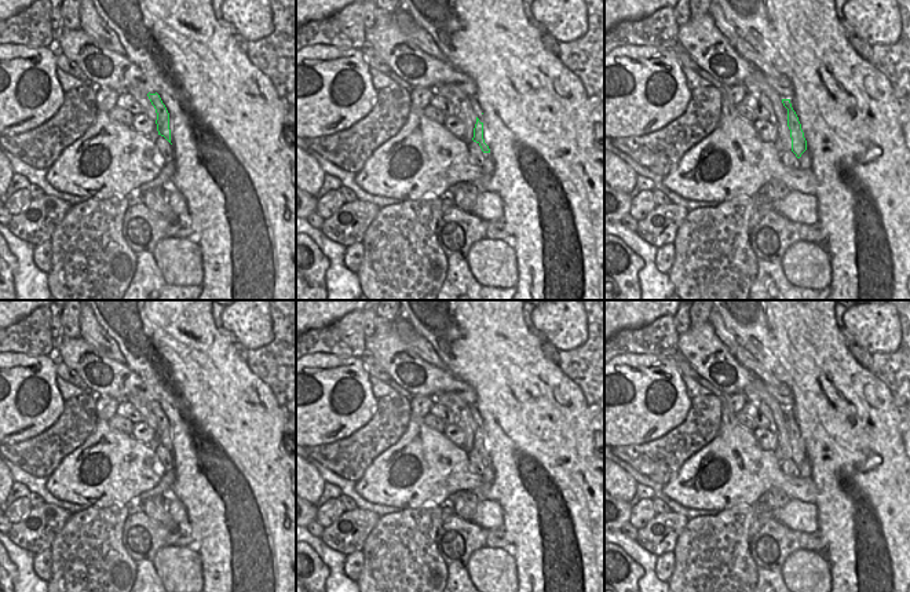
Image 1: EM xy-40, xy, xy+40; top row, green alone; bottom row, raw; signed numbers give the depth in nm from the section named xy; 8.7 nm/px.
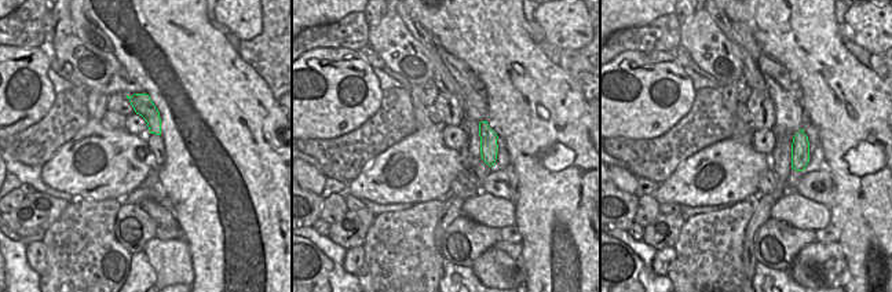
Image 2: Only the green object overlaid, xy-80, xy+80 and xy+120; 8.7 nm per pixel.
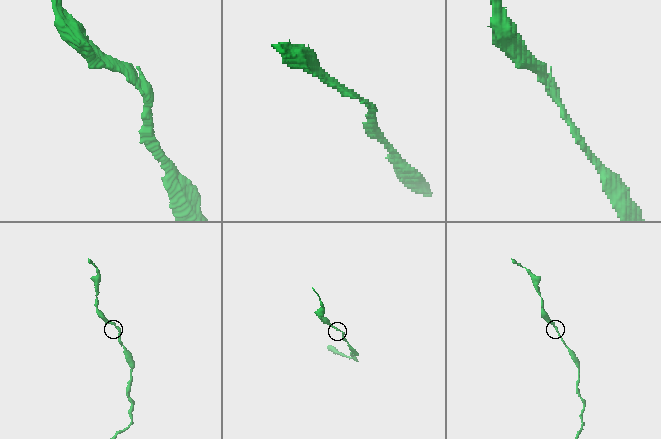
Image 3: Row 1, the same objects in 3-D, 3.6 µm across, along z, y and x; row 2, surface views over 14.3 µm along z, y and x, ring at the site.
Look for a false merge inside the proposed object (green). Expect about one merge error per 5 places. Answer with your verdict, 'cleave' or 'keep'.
keep

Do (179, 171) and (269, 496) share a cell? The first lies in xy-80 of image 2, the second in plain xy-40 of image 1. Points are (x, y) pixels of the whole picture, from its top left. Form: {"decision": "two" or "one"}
{"decision": "one"}

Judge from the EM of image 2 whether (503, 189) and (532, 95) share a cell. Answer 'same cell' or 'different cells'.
different cells

